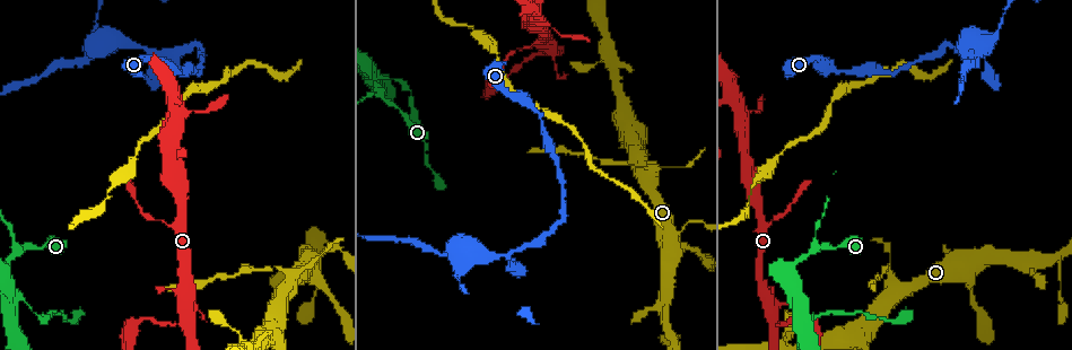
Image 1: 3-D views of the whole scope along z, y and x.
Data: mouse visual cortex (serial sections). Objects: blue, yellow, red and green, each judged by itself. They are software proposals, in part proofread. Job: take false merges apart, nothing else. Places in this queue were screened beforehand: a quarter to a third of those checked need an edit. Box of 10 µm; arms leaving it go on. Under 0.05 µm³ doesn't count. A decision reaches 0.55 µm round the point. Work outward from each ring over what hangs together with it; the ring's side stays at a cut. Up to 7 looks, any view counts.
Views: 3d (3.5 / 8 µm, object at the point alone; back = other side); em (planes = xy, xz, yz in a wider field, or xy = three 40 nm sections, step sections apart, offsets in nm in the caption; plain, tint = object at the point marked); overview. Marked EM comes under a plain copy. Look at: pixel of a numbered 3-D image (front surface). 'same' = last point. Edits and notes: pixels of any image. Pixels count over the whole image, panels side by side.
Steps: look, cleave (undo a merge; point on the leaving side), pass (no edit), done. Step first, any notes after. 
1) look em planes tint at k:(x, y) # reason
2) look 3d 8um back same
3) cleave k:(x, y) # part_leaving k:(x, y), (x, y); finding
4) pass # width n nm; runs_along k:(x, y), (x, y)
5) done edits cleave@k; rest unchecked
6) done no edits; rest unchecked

look 3d 3.5um at 1:(18, 246) # three-way junction

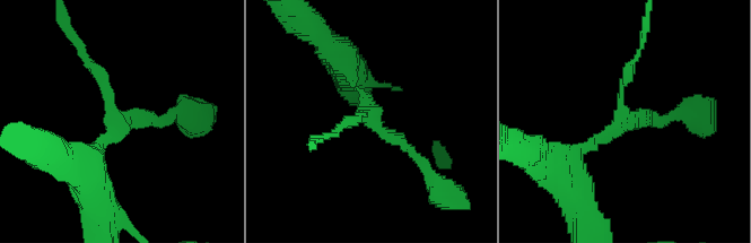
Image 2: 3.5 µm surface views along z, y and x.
look em xy step 5 tint at 2:(368, 115) # arms 3; arm_widths 150, 150, 150 nm; need the tissue

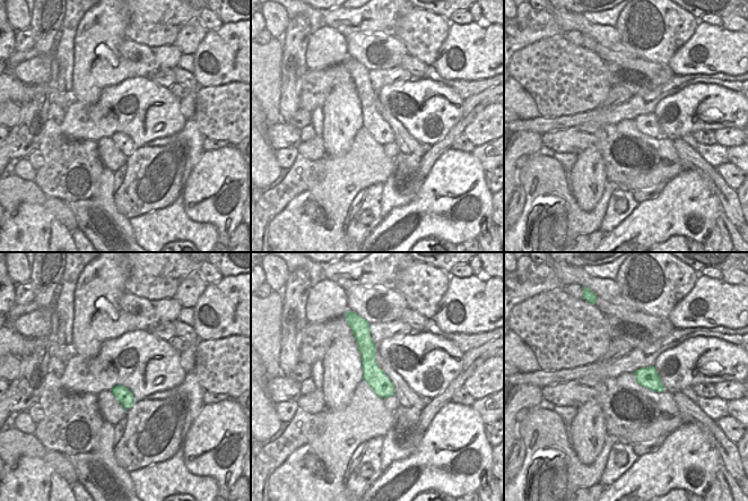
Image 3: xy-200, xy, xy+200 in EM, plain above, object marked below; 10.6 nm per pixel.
pass # runs_along 2:(425, 165), (373, 122), (345, 64); one cell here

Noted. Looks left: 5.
look 3d 3.5um at 1:(816, 317) # thin neck

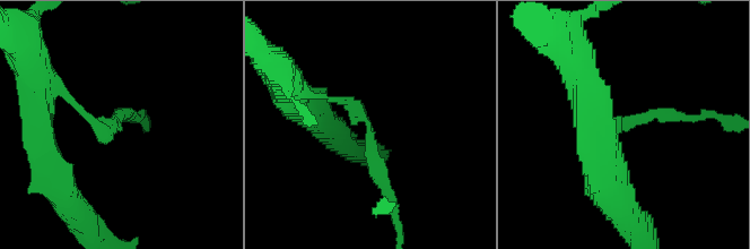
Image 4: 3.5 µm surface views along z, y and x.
look em xy step 3 tint at 4:(112, 127) # shape alone is not enough

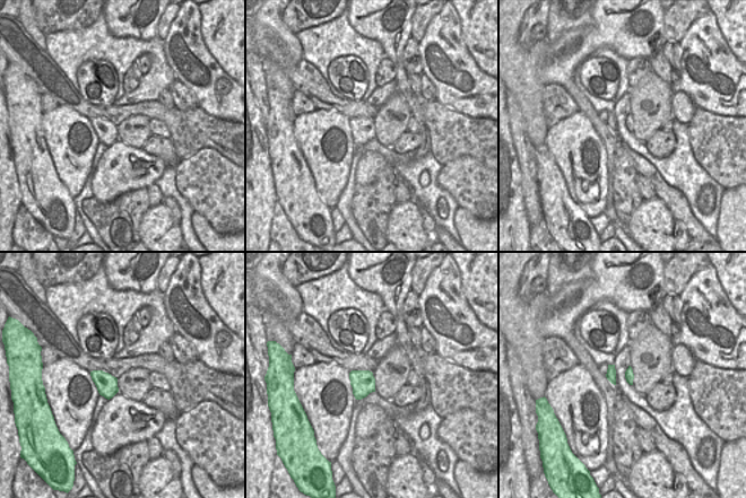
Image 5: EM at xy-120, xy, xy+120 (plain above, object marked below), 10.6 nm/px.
pass # width 260 nm; runs_along 4:(319, 97), (347, 101), (364, 118), (389, 196); all the same cell

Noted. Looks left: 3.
look 3d 3.5um back at 1:(774, 321) # arms part here

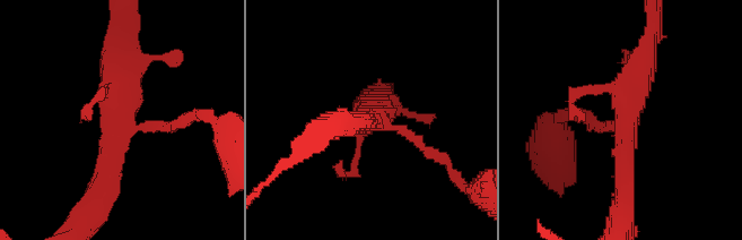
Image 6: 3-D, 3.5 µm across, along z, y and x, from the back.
look em xy step 2 tint at 6:(624, 127)

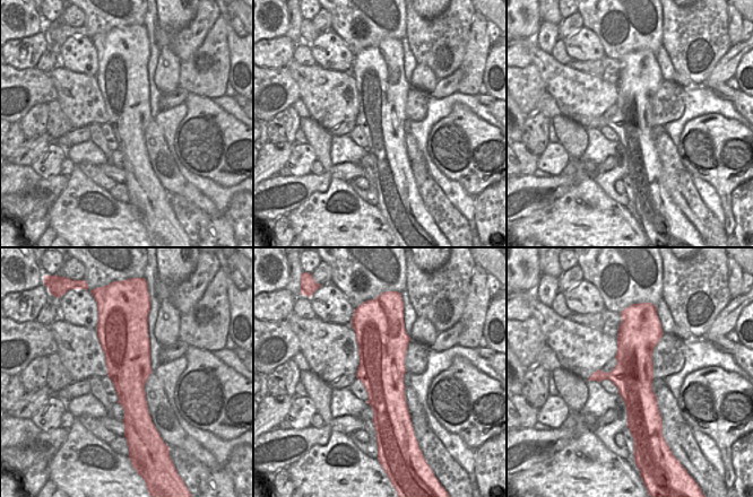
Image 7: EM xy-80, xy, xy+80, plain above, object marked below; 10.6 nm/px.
pass # runs_along 6:(124, 54), (121, 121), (166, 128), (188, 118); all the same cell

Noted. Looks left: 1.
done no edits; rest unchecked

